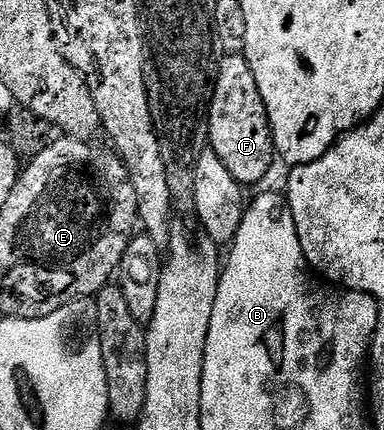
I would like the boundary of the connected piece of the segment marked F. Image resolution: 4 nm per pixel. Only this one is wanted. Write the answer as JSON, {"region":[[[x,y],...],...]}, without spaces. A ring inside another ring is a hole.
{"region":[[[236,56],[223,64],[227,67],[227,78],[218,83],[218,97],[212,97],[210,102],[209,113],[205,118],[205,134],[207,130],[208,136],[215,138],[210,140],[209,146],[216,150],[225,168],[238,183],[250,188],[270,172],[271,161],[276,161],[275,141],[271,139],[266,106],[246,61]]]}

